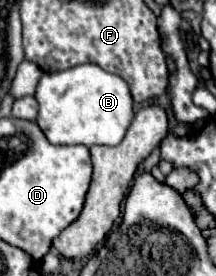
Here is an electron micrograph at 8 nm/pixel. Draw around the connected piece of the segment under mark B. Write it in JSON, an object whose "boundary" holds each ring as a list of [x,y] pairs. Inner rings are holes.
{"boundary":[[[76,65],[60,73],[44,73],[34,97],[40,105],[36,123],[54,145],[118,145],[134,117],[128,83],[98,65]]]}

